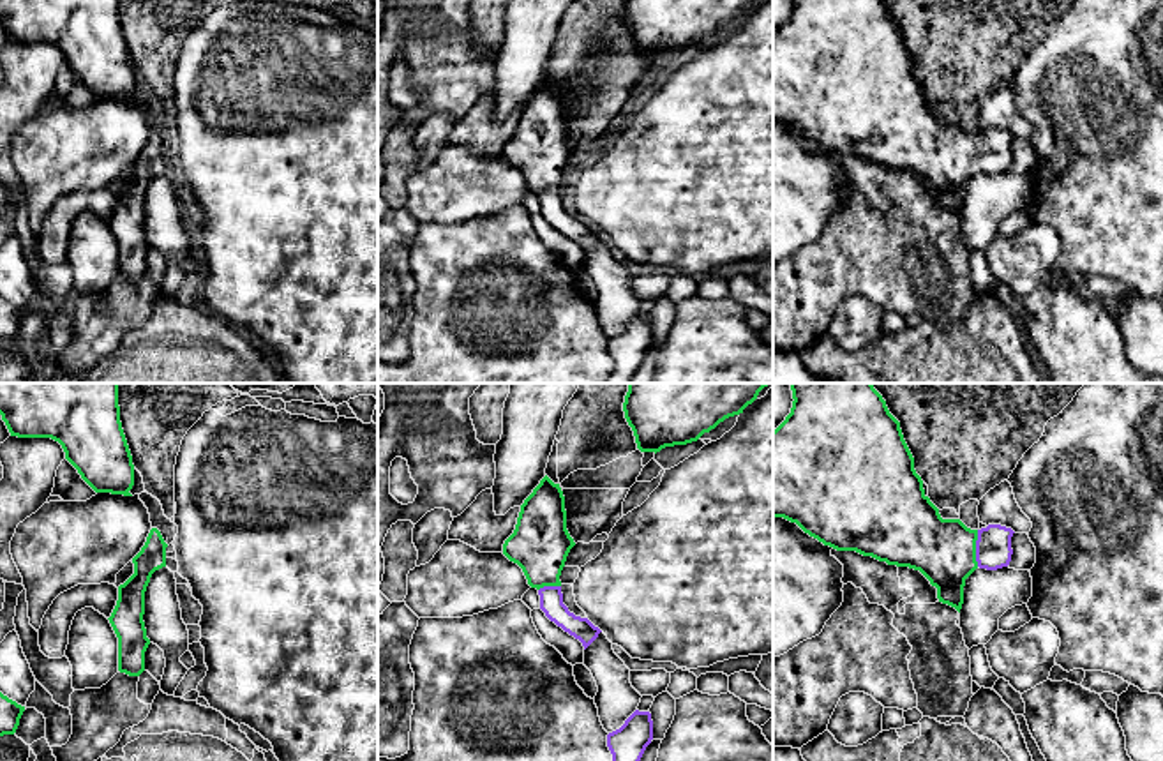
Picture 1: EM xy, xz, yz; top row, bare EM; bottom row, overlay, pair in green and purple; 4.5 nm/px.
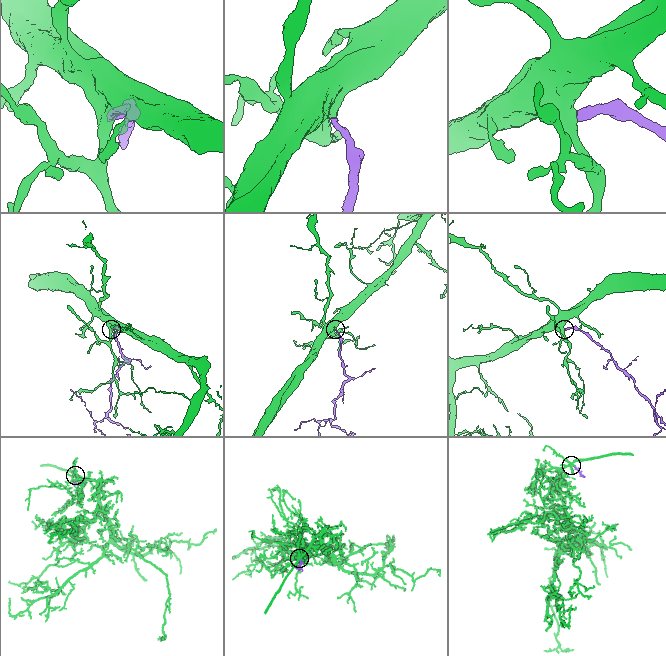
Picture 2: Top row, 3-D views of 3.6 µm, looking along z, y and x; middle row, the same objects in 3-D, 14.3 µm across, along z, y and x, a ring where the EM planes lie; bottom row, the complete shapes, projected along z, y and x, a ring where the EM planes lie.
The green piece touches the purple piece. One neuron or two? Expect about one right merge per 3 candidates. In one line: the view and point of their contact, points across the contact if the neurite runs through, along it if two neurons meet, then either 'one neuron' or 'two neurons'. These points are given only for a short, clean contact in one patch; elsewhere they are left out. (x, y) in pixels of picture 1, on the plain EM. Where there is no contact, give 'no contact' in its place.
yz (975, 152) | across yz (943, 154), (975, 152), (990, 152), (994, 156) | one neuron

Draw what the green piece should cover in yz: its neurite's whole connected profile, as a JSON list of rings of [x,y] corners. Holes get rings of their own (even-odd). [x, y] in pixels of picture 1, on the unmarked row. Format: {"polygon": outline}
{"polygon": [[[792,0],[792,12],[785,25],[773,35],[773,122],[784,122],[796,127],[805,138],[837,155],[856,155],[872,161],[888,170],[909,171],[919,175],[932,191],[937,192],[937,203],[955,212],[958,217],[964,208],[965,184],[979,171],[997,175],[1011,166],[1013,134],[1001,129],[988,129],[981,134],[967,132],[960,124],[942,124],[939,113],[925,99],[923,85],[914,74],[914,62],[904,44],[900,26],[889,18],[882,0]]]}

